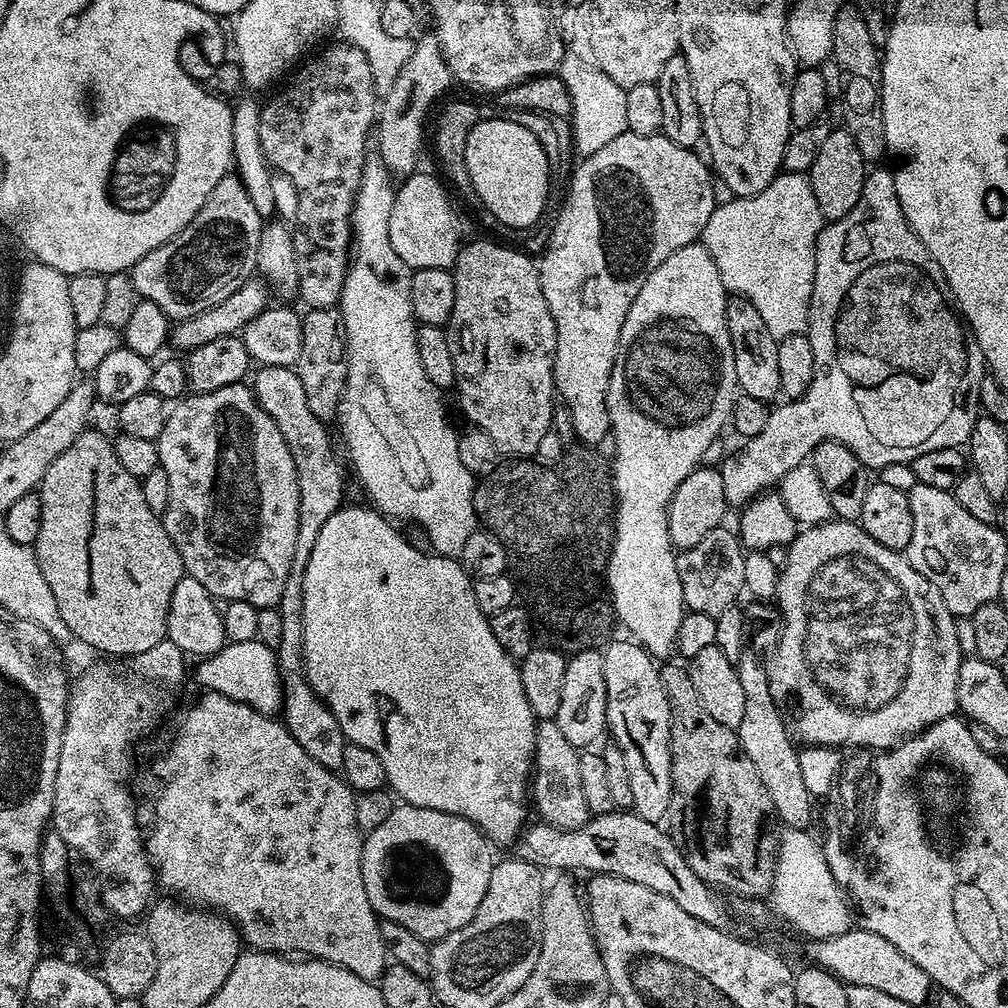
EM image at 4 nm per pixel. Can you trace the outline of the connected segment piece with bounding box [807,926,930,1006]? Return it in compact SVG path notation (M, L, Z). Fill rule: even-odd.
M853 926L848 931L834 938L825 940L809 939L808 956L817 968L824 968L841 980L845 985L870 986L870 990L882 990L882 994L890 994L890 998L898 998L898 1002L910 1002L920 1006L928 1000L930 981L927 974L915 962L910 962L898 946L886 942L879 934L870 934L870 930Z

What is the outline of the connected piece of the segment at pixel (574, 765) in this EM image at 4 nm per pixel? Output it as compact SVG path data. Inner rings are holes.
M541 720L536 725L536 754L530 777L530 800L540 811L539 819L556 828L578 828L590 813L580 780L580 752L558 730L555 720Z

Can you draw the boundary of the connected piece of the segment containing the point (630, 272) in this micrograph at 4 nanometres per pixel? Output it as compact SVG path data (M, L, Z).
M630 131L618 134L618 138L614 138L614 142L606 142L606 146L602 146L602 150L594 150L594 154L583 157L579 162L580 165L575 165L574 171L570 176L570 183L566 189L566 195L564 197L563 205L559 212L555 213L554 219L556 220L552 224L552 233L548 236L548 249L544 252L544 257L539 257L538 267L540 269L540 281L542 282L542 294L546 294L546 306L550 306L550 314L554 318L554 326L556 327L556 353L554 354L554 382L556 387L554 392L559 396L562 401L563 407L568 407L567 419L570 421L571 431L574 433L577 441L584 441L587 444L599 445L601 441L605 439L604 427L608 423L608 379L612 373L612 367L614 366L614 358L616 357L616 351L618 350L618 334L622 334L622 322L626 322L626 310L630 310L630 302L634 302L634 298L638 298L638 290L642 290L642 282L646 282L646 278L650 278L650 274L654 274L654 270L658 270L658 266L662 266L662 262L666 262L666 258L670 258L670 254L674 254L682 246L687 244L697 243L703 237L704 227L706 222L710 222L710 214L715 210L717 206L716 190L714 187L714 176L710 171L709 165L706 163L703 155L699 156L699 151L691 148L683 148L678 146L674 142L670 142L670 138L666 138L663 134L655 134L647 136L646 134L634 134Z

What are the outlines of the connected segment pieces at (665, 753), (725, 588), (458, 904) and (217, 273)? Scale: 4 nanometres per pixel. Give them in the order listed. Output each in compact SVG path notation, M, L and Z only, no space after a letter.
M618 644L608 648L608 661L604 664L606 668L606 722L608 723L606 732L611 743L622 750L622 758L626 758L626 770L630 770L630 790L634 794L632 808L642 818L663 821L668 815L668 803L672 797L672 755L670 754L670 706L666 702L666 690L662 690L662 678L657 661L644 648L635 648L632 644Z
M721 526L710 530L698 546L690 546L683 549L677 555L676 569L678 570L678 582L682 582L682 598L685 609L698 614L710 614L717 616L726 610L726 606L737 603L745 591L744 575L746 574L746 562L744 557L746 549L740 542L740 537L728 526Z
M401 803L363 841L362 882L380 920L398 922L418 938L435 942L478 914L494 855L488 837L466 818Z
M229 174L214 186L210 198L194 214L194 218L174 238L170 238L158 250L150 250L136 265L130 269L137 297L142 300L154 302L166 315L169 321L179 322L188 320L194 314L206 310L215 304L221 304L234 290L238 290L253 279L256 272L256 259L258 258L258 242L260 231L263 230L265 221L254 210L254 202L250 202L250 194L246 194L246 186L242 186L240 177Z

